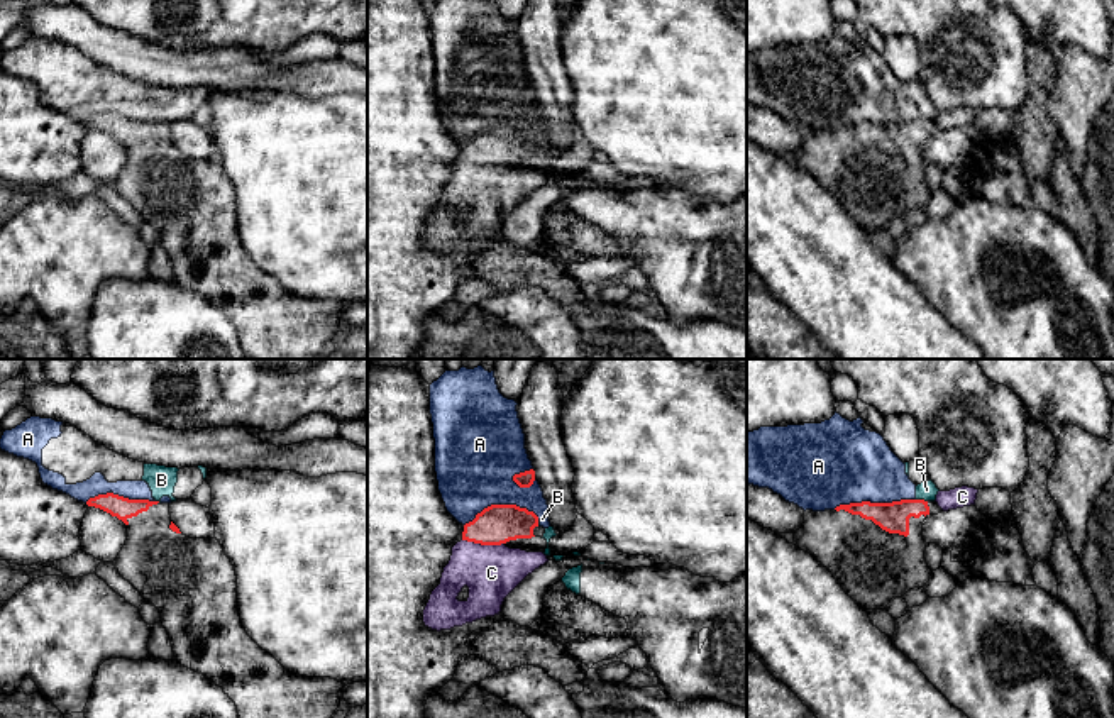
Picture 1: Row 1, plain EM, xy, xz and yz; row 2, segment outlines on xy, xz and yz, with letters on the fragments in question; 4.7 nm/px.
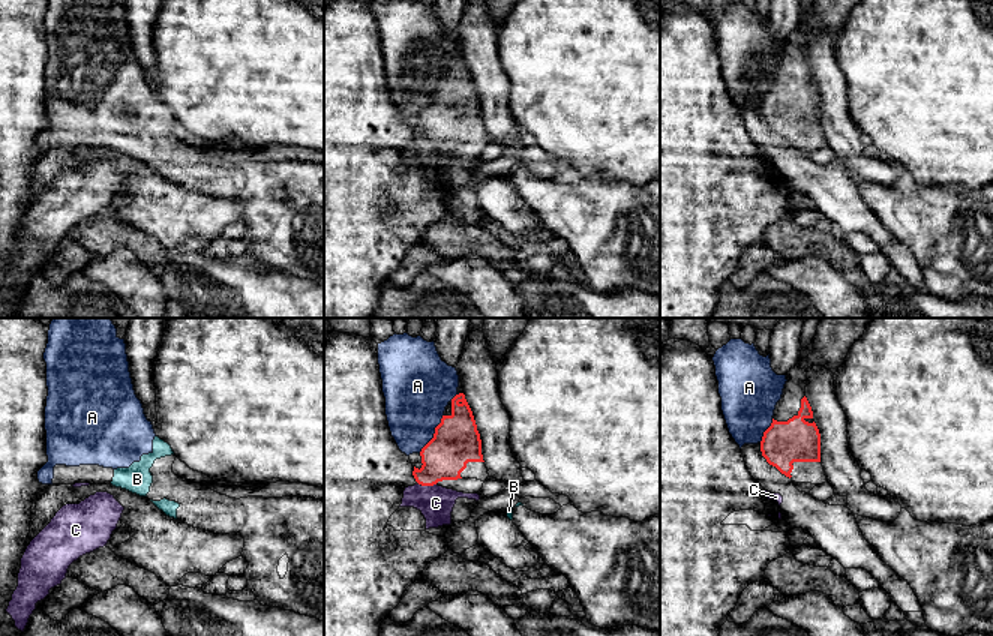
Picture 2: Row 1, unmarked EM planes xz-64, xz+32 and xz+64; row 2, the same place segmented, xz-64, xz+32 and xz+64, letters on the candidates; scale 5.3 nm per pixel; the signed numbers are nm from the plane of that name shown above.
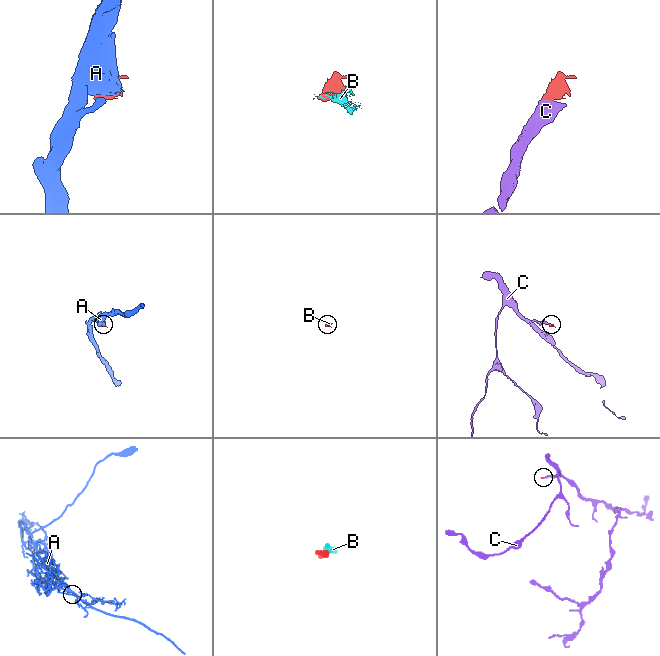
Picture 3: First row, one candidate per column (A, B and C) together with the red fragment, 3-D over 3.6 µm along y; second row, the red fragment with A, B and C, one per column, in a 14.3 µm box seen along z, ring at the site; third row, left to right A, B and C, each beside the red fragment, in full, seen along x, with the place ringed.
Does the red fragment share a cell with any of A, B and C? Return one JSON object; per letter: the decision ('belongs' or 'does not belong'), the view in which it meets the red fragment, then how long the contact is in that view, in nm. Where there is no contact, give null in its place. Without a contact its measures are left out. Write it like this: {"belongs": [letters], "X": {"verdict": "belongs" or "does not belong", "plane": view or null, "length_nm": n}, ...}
{"belongs": ["C"], "A": {"verdict": "does not belong", "plane": "yz", "length_nm": 400}, "B": {"verdict": "does not belong", "plane": "yz", "length_nm": 60}, "C": {"verdict": "belongs", "plane": "xz", "length_nm": 200}}

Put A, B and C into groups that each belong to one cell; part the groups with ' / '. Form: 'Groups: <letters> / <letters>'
Groups: A B / C

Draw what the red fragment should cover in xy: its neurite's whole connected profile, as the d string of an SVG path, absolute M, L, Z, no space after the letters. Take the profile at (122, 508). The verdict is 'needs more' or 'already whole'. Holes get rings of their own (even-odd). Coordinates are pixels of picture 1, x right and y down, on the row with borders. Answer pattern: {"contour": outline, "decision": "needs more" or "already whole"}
{"contour": "M113 493L86 501L127 525L127 540L113 561L119 574L161 613L176 660L208 677L235 703L239 718L332 718L345 684L286 671L242 627L237 576L220 542L190 538L171 522L169 503L129 500Z", "decision": "needs more"}

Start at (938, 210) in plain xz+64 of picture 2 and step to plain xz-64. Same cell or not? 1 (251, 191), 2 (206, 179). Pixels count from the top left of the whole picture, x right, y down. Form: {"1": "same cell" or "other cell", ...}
{"1": "same cell", "2": "same cell"}

